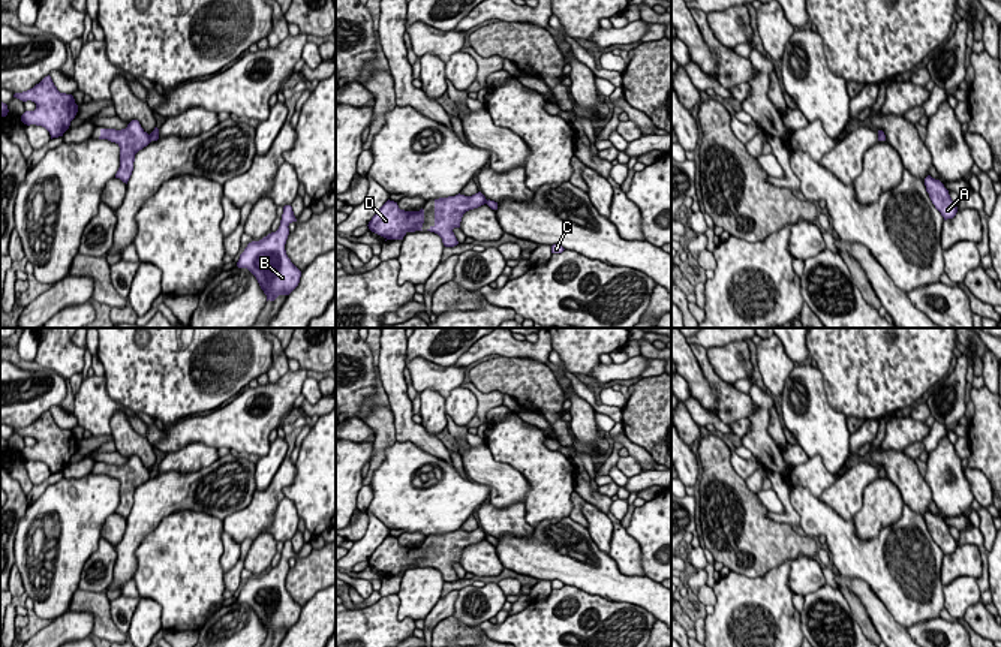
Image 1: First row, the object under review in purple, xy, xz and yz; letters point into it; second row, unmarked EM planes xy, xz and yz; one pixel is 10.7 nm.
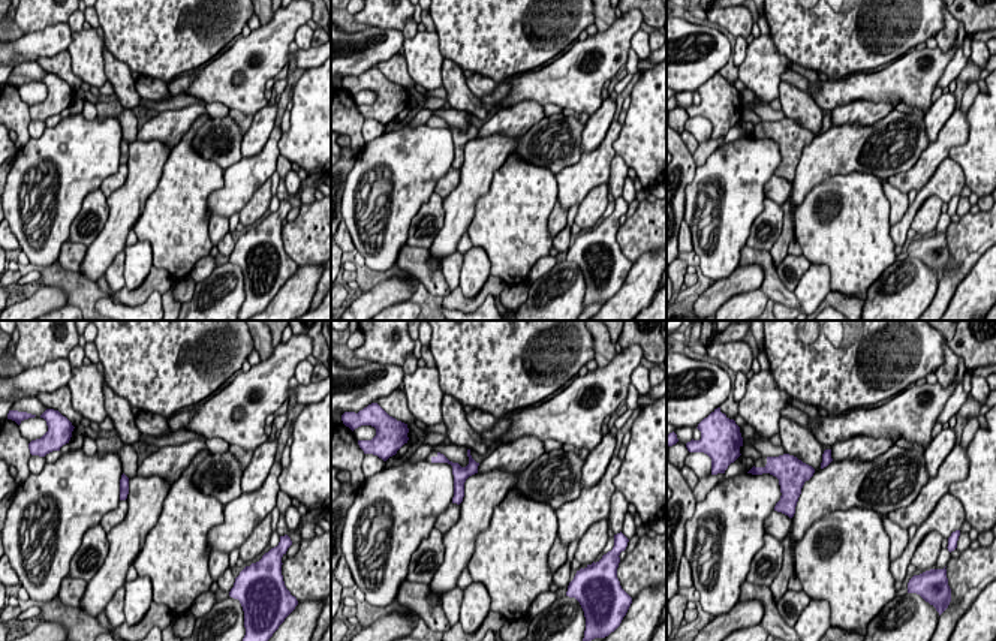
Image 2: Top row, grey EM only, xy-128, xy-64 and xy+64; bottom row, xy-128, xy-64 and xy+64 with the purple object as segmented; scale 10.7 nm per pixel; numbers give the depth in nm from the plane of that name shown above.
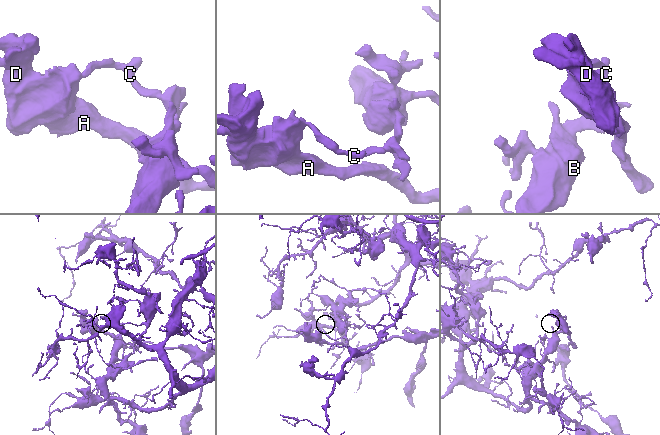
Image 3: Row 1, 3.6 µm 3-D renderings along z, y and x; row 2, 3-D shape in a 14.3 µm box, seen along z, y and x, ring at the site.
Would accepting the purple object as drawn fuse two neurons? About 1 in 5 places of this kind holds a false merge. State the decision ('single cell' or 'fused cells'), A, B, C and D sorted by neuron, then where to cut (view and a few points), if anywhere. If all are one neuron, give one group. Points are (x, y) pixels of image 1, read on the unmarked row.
fused cells; groups A D / B C; cut xy (150, 469), (152, 475)

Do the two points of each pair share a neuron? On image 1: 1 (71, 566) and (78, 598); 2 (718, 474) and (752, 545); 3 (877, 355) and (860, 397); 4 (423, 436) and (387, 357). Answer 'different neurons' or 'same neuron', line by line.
1: different neurons
2: same neuron
3: same neuron
4: same neuron

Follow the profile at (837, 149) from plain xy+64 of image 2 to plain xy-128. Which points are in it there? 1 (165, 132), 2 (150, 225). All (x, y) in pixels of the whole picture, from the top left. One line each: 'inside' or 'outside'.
1: outside
2: outside

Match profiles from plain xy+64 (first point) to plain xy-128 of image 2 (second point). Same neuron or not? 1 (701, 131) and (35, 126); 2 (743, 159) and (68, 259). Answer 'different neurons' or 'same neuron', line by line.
1: same neuron
2: different neurons

